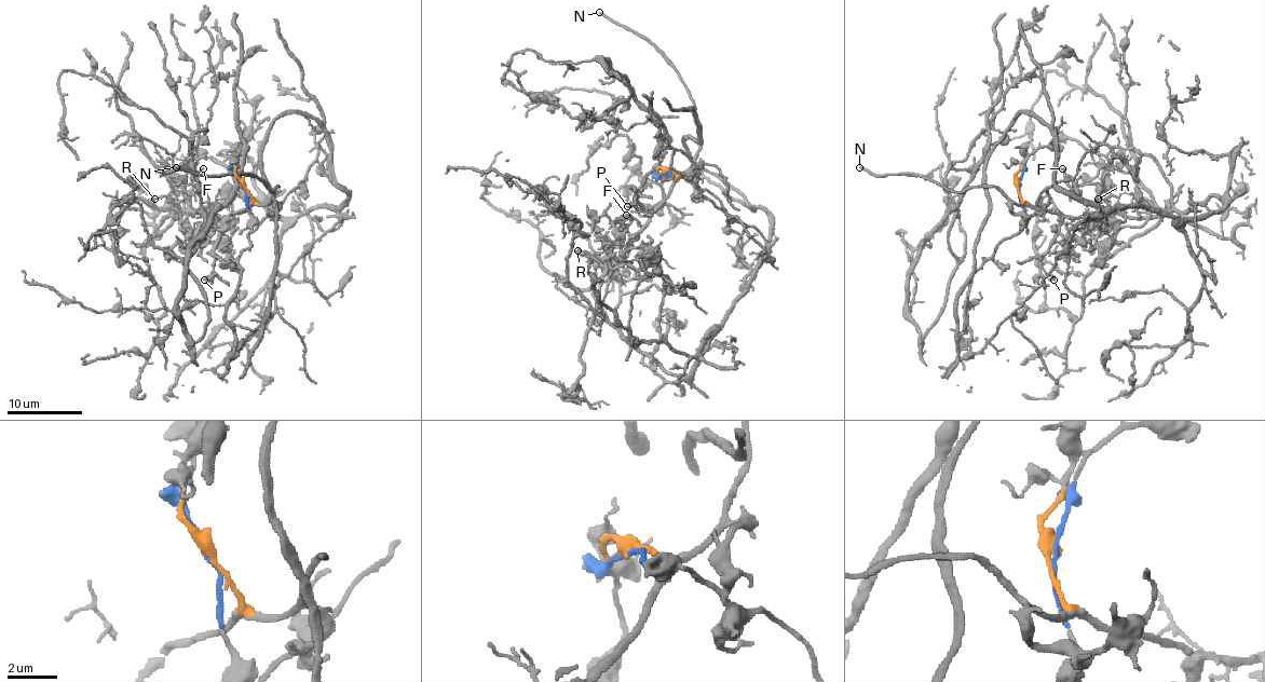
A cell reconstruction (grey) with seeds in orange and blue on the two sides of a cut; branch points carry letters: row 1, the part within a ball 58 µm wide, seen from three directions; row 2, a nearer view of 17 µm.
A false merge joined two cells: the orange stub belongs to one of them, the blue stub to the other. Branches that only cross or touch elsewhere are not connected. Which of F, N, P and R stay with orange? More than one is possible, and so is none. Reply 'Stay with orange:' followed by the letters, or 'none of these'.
Stay with orange: F, N, P, R

